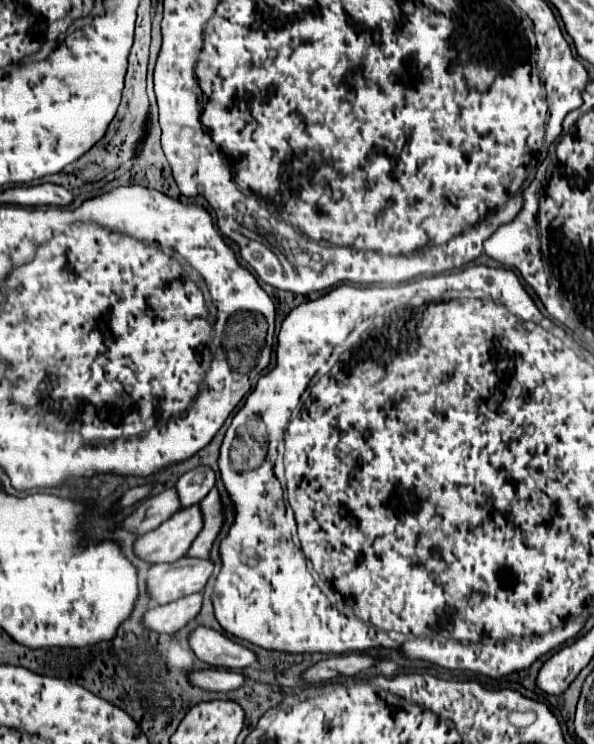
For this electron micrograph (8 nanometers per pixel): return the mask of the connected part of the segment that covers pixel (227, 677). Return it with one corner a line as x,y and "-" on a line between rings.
201,670
191,674
191,684
199,686
203,690
213,692
229,692
237,690
247,682
247,676
233,670

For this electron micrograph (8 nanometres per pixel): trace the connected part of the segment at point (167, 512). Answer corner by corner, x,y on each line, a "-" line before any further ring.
175,486
165,488
163,492
143,500
141,506
125,520
125,528
137,530
139,534
151,532
177,510
179,510
179,496
175,496

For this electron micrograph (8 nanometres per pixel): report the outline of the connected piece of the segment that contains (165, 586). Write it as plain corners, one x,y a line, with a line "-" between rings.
183,556
171,564
155,564
149,570
147,588
157,604
167,604
201,592
215,570
213,560
199,560

